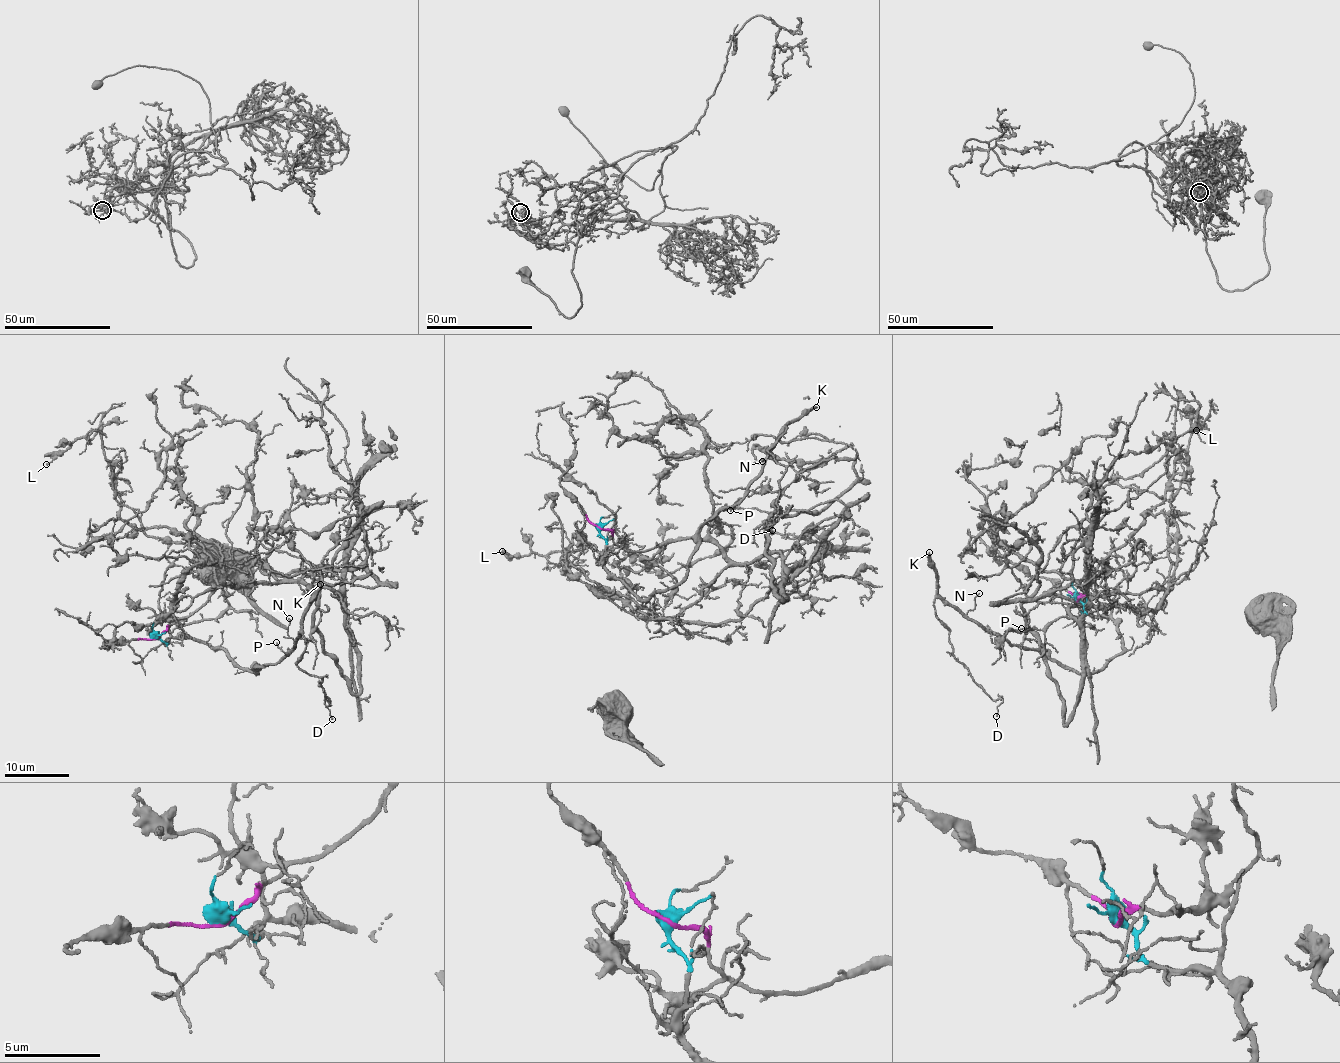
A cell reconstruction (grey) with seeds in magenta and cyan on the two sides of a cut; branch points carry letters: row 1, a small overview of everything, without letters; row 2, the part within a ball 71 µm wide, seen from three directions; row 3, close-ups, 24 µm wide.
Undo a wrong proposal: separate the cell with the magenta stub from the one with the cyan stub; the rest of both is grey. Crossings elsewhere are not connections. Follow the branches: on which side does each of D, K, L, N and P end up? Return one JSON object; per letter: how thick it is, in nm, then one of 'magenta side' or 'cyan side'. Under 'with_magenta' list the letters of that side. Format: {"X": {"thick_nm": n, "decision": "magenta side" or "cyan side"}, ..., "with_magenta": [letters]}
{"D": {"thick_nm": 120, "decision": "cyan side"}, "K": {"thick_nm": 260, "decision": "cyan side"}, "L": {"thick_nm": 130, "decision": "magenta side"}, "N": {"thick_nm": 110, "decision": "cyan side"}, "P": {"thick_nm": 110, "decision": "cyan side"}, "with_magenta": ["L"]}

